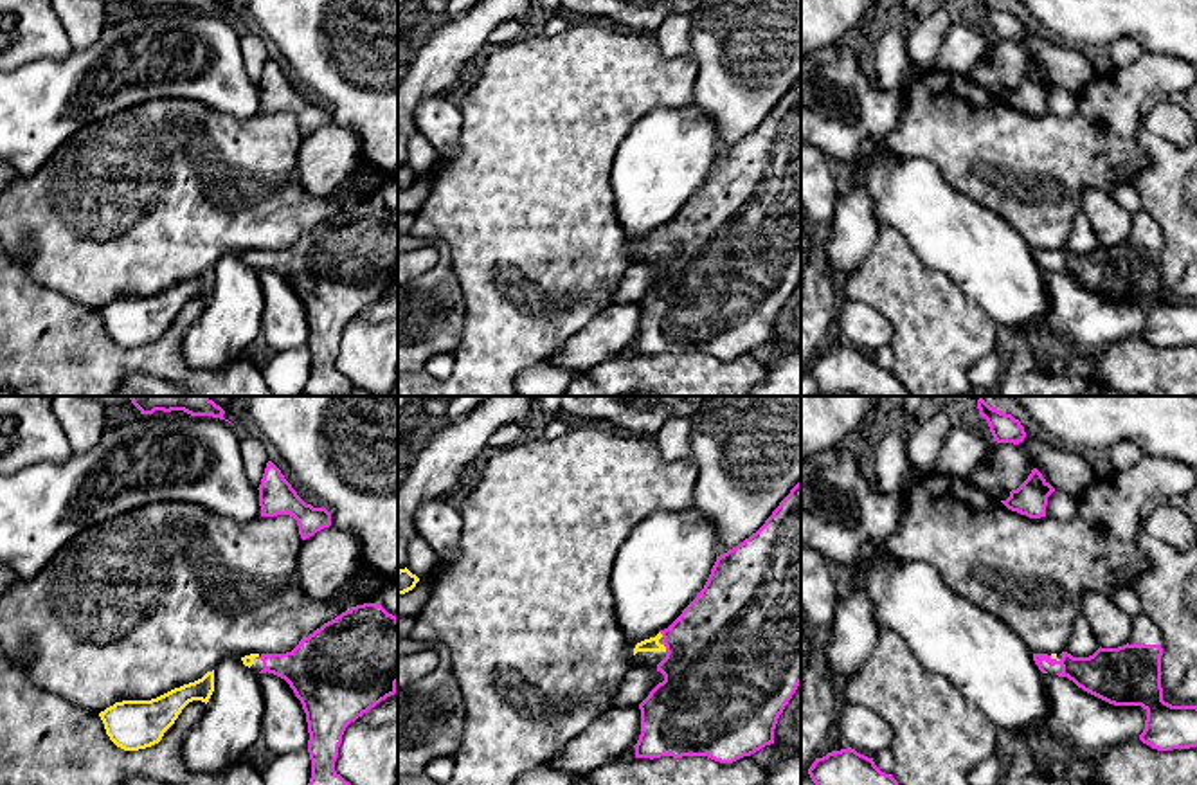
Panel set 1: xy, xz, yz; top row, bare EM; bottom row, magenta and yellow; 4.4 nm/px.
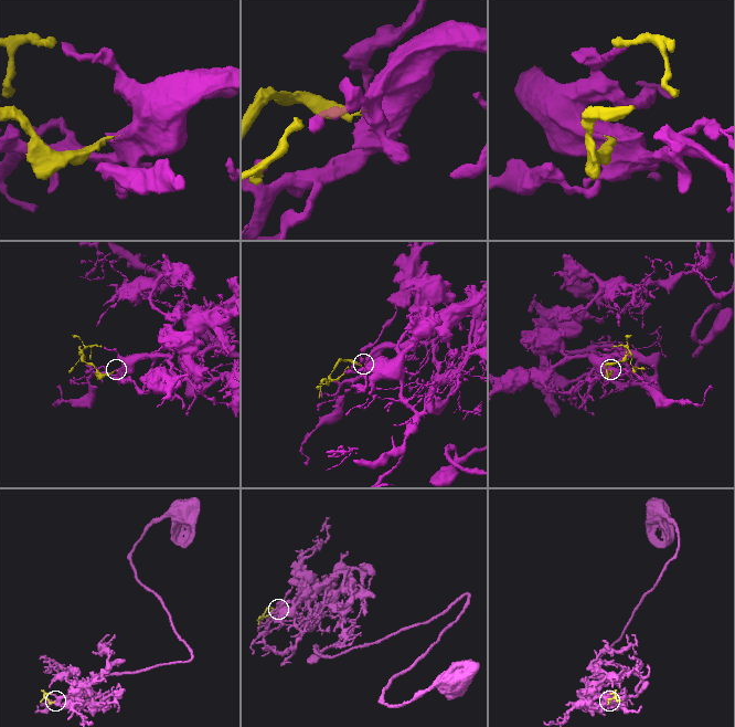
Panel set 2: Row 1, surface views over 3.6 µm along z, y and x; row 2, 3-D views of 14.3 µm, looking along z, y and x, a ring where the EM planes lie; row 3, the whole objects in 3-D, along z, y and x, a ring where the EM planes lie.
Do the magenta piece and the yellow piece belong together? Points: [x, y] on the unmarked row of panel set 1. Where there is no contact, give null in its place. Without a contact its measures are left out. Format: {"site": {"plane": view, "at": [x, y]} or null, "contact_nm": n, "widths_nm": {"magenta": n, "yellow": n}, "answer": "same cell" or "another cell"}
{"site": {"plane": "xz", "at": [666, 245]}, "contact_nm": 40, "widths_nm": {"magenta": 500, "yellow": 60}, "answer": "same cell"}

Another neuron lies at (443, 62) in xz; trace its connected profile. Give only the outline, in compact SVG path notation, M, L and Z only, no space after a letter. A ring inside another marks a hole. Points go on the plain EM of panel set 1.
M481 0L463 14L450 18L430 40L414 52L403 76L398 79L398 164L407 164L409 140L418 133L414 113L419 103L439 97L468 77L470 63L488 43L490 32L504 22L518 22L538 0Z

